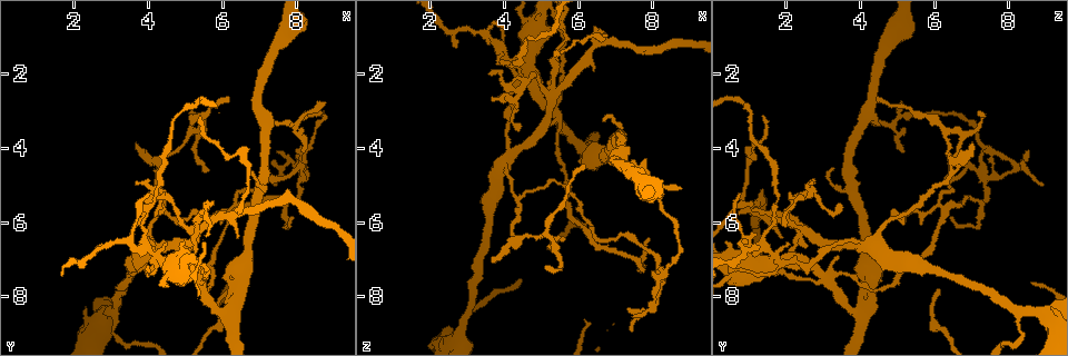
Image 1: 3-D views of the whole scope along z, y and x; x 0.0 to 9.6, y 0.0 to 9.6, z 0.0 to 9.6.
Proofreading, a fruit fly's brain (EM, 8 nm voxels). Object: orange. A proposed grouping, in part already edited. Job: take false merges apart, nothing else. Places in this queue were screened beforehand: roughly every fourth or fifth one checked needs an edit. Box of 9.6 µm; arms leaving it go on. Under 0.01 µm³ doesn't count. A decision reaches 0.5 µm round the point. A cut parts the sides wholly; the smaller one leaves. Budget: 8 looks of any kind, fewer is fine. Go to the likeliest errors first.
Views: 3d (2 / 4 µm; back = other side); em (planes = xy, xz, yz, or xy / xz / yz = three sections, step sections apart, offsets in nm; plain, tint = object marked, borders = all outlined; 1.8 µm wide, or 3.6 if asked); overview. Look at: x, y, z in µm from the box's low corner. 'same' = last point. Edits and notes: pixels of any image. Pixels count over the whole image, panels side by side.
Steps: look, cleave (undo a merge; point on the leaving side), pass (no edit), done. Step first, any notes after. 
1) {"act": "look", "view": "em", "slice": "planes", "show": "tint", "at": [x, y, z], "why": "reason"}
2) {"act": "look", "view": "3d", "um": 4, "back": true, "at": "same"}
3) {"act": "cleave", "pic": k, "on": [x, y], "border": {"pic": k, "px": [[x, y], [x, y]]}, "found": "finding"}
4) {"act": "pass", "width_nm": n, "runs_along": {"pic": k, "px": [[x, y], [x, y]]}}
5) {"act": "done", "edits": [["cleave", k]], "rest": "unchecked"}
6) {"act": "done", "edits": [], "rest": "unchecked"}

{"act": "look", "view": "em", "slice": "planes", "show": "tint", "at": [5.25, 6.20, 2.45], "why": "four-way junction"}

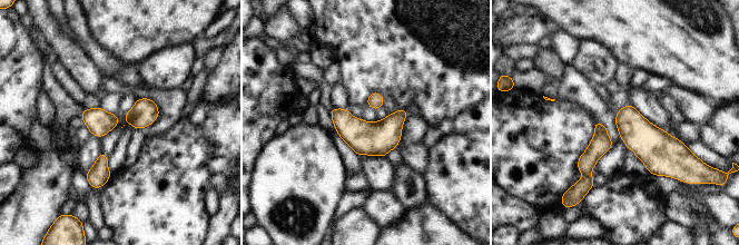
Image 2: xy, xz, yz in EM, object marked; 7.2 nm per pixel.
{"act": "pass", "width_nm": 180, "found": "all the same cell"}

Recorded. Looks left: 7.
{"act": "look", "view": "3d", "um": 2, "at": [6.15, 8.40, 3.95], "why": "sharp bend"}

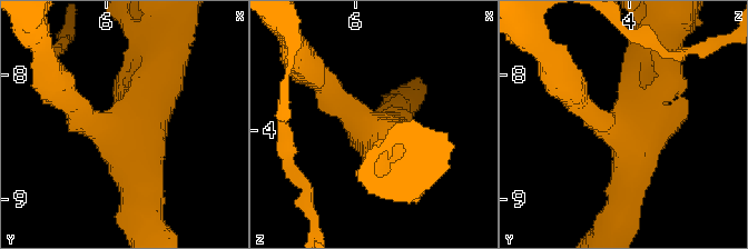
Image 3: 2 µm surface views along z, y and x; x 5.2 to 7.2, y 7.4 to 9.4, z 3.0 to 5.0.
{"act": "look", "view": "em", "slice": "planes", "show": "tint", "at": [6.12, 8.42, 3.96]}

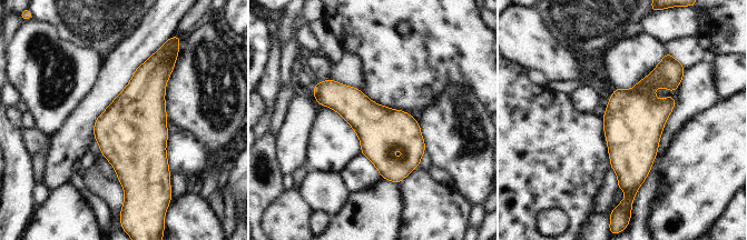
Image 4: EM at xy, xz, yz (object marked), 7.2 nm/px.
{"act": "pass", "runs_along": {"pic": 4, "px": [[316, 87], [389, 129], [415, 163]]}, "found": "one cell here"}

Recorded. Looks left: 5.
{"act": "look", "view": "3d", "um": 4, "at": [6.30, 5.65, 6.20]}

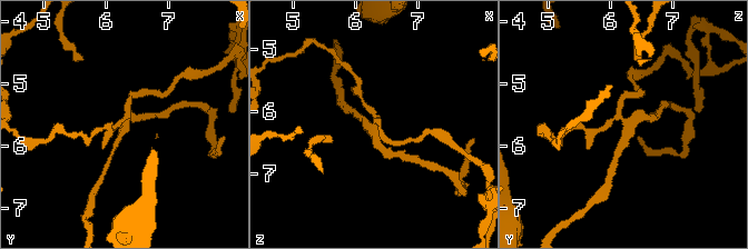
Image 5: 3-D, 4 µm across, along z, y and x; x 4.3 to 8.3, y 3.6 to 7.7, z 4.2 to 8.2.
{"act": "look", "view": "em", "slice": "planes", "show": "tint", "at": [6.30, 5.70, 6.25], "arms": 3}

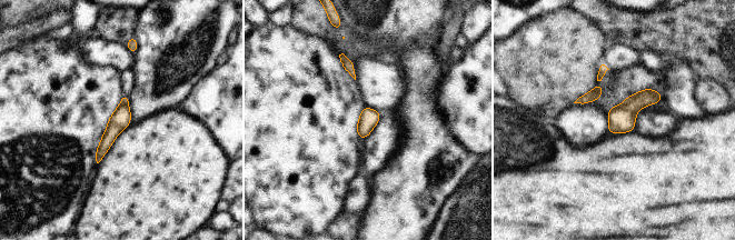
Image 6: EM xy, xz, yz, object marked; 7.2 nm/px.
{"act": "pass", "runs_along": {"pic": 6, "px": [[126, 97], [121, 118], [98, 158]]}, "found": "one cell here"}

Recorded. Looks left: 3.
{"act": "done", "edits": [], "rest": "unchecked"}

